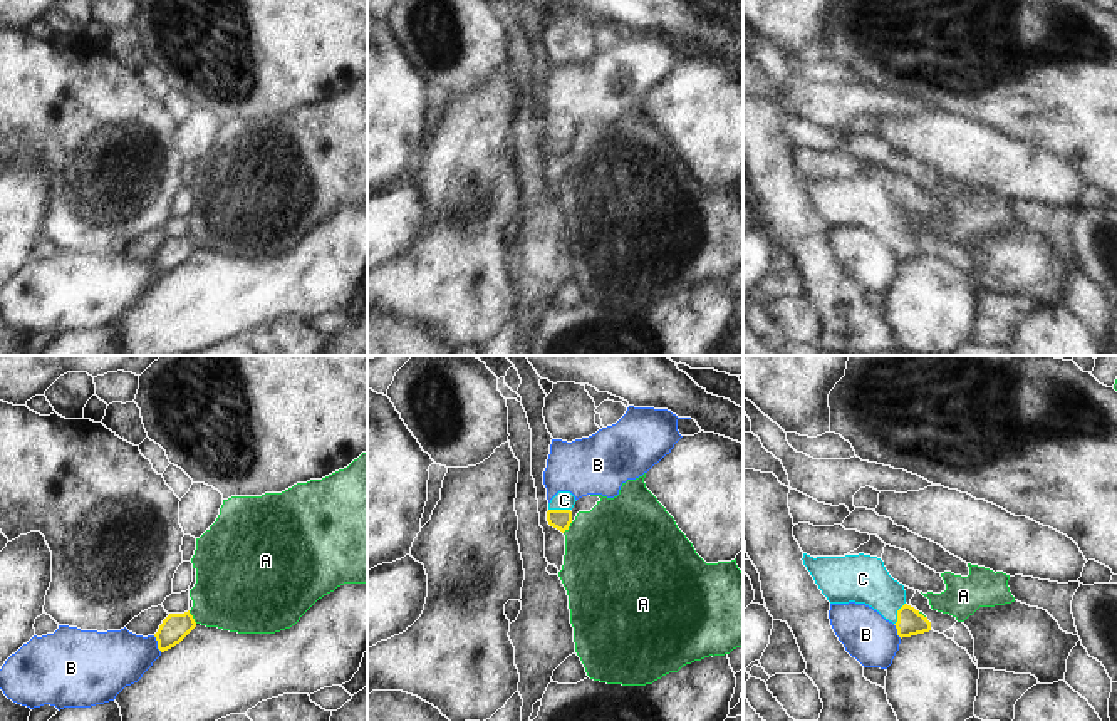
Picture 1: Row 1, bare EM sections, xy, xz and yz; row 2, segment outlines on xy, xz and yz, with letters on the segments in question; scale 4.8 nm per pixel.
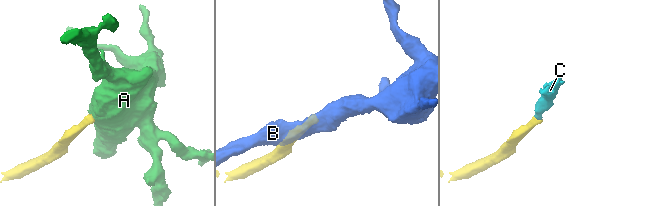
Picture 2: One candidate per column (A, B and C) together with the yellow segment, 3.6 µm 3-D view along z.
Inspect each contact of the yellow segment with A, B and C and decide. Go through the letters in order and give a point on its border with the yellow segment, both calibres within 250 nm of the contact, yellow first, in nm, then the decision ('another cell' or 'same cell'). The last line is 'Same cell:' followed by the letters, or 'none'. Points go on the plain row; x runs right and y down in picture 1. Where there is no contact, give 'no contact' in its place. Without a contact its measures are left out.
A: contact xy (192, 242); calibres 140 and 380 nm; another cell
B: contact xy (158, 269); calibres 140 and 280 nm; another cell
C: contact xz (559, 134); calibres 100 and 100 nm; same cell
Same cell: C

